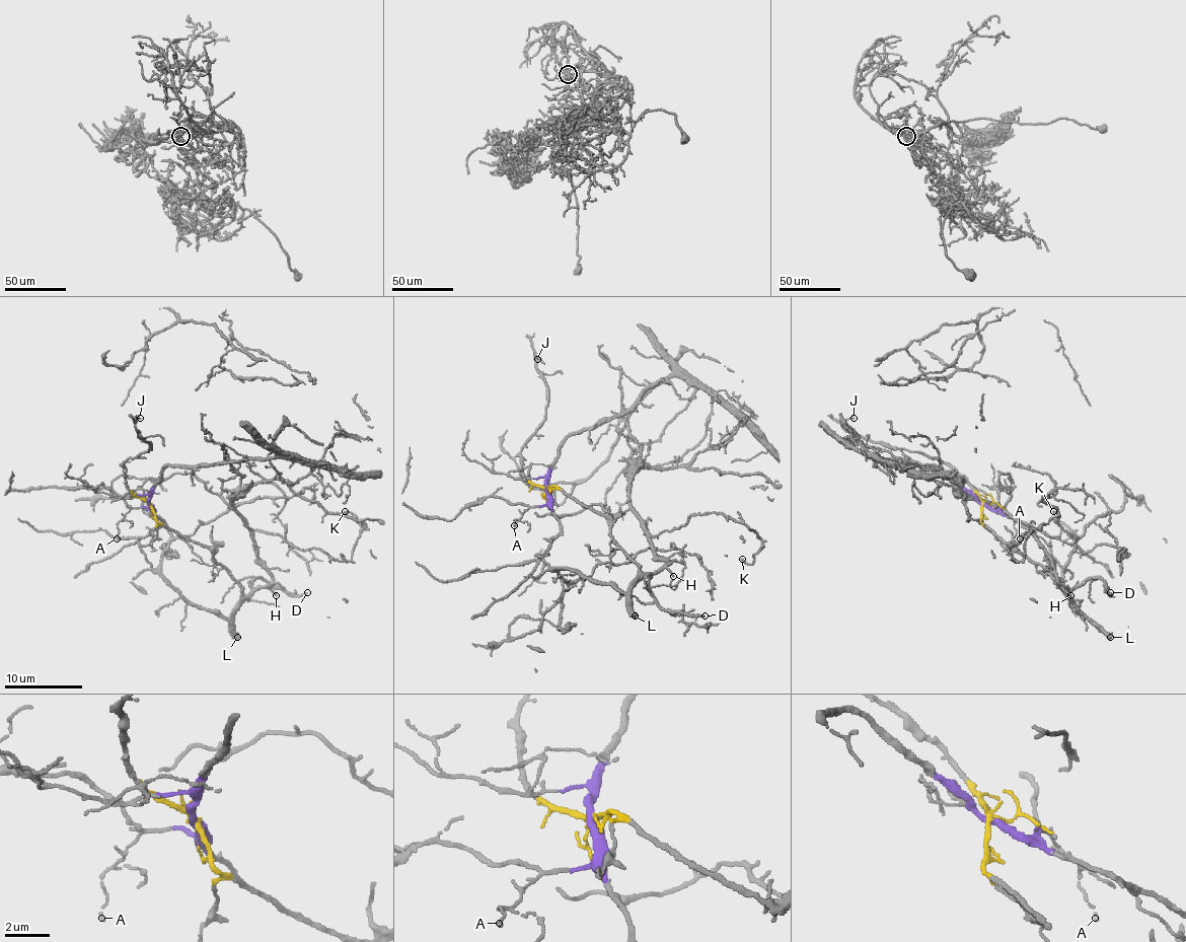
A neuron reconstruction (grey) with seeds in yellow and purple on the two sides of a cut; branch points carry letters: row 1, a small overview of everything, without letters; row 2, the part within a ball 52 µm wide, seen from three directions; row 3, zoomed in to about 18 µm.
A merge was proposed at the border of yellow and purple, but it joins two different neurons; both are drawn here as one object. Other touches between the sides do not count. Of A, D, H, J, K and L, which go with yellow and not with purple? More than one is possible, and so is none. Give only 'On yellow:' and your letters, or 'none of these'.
On yellow: D, H, J, K, L

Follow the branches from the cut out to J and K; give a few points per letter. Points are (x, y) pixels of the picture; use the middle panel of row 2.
J: (547, 489), (536, 487), (524, 475), (520, 453), (526, 440), (541, 423), (547, 391), (532, 347), (538, 359)
K: (547, 489), (600, 512), (643, 572), (670, 562), (652, 537), (695, 514), (749, 527), (761, 545), (741, 559)

